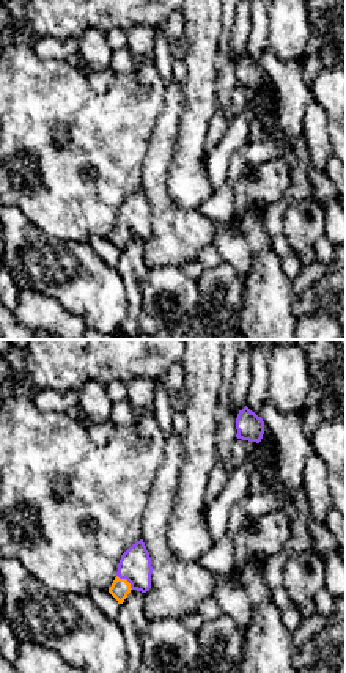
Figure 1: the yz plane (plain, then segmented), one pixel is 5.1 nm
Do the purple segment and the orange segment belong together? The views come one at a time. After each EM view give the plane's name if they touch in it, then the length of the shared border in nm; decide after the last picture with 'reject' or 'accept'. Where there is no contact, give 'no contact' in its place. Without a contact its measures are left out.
meets purple in yz; contact 120 nm long

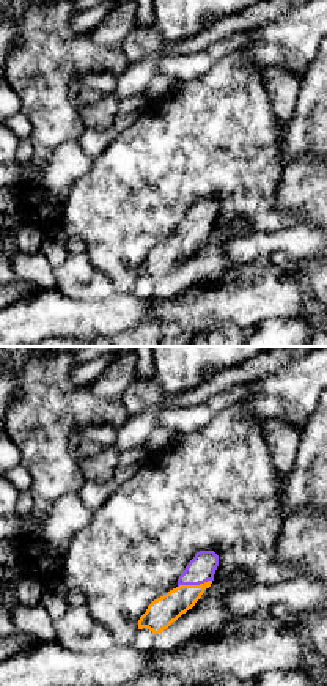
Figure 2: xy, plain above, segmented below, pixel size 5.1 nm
meets purple in xy; contact 180 nm long

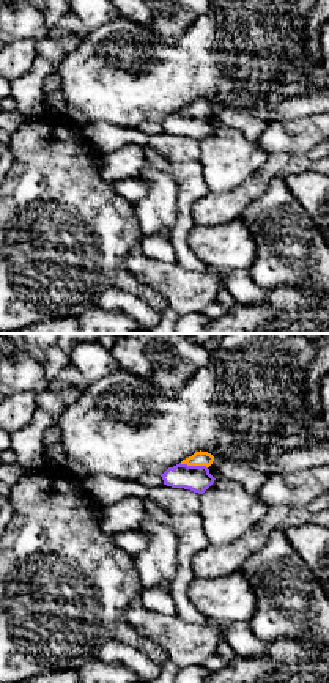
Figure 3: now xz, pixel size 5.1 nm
meets purple in xz; contact 150 nm long

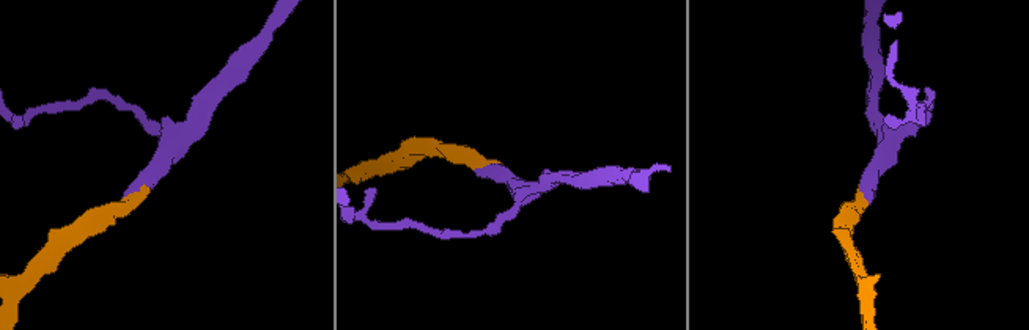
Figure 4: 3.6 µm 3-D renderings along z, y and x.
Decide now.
accept

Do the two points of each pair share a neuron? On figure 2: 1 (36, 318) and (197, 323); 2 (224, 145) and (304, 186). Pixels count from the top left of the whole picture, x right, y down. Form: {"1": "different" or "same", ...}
{"1": "same", "2": "different"}

